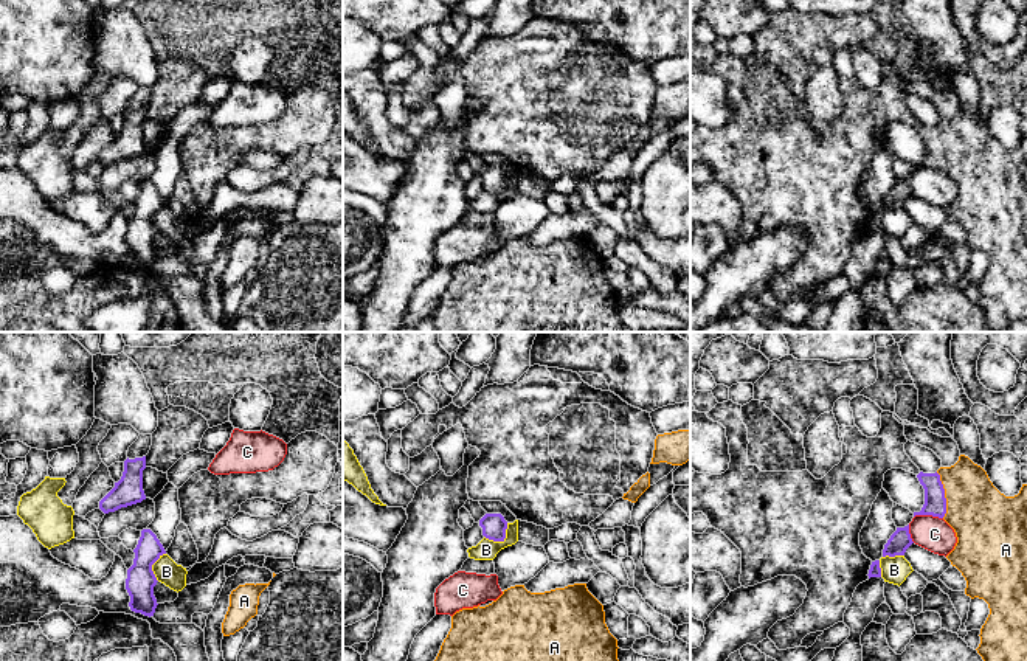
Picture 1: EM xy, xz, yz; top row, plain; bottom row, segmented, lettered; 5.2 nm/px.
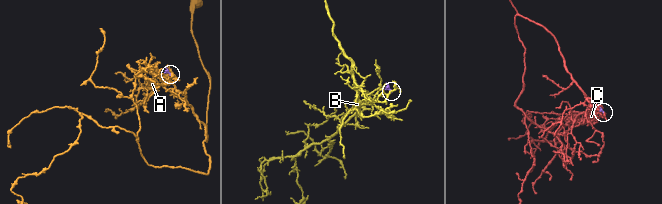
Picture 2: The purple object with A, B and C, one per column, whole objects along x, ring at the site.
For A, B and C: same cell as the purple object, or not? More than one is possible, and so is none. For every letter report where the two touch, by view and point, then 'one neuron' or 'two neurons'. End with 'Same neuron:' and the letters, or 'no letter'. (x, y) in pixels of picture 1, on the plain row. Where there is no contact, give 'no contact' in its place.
A: contact yz (944, 148); one neuron
B: contact xz (501, 193); two neurons
C: contact yz (928, 166); two neurons
Same neuron: A

